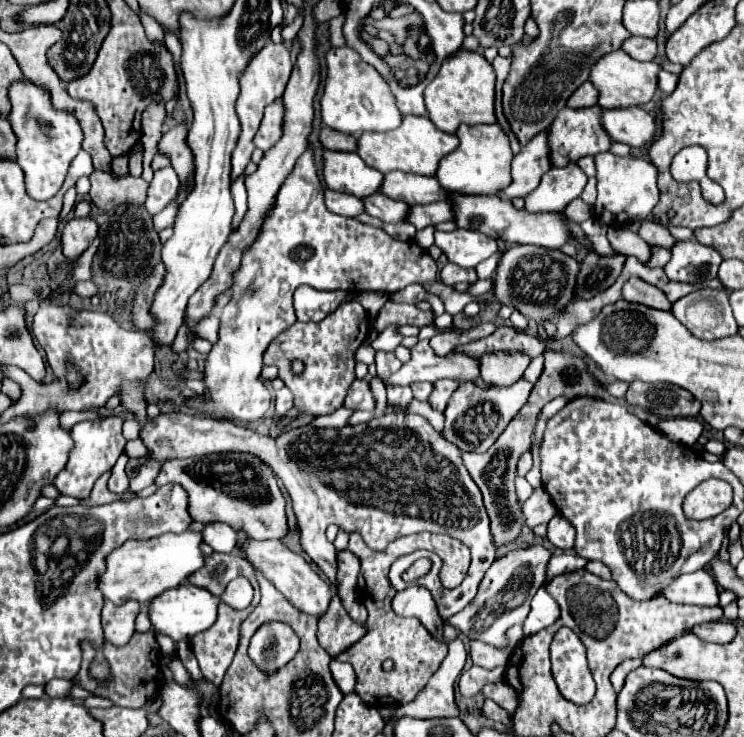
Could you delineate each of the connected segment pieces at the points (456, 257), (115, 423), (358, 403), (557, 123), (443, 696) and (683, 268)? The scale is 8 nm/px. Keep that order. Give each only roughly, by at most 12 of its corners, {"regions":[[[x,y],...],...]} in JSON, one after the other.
{"regions":[[[466,229],[436,231],[448,261],[476,267],[498,249],[494,237]],[[122,419],[72,427],[74,451],[54,479],[62,495],[86,499],[126,439]],[[354,381],[344,407],[374,409],[366,381]],[[598,105],[564,107],[548,127],[552,167],[610,149]],[[460,639],[414,701],[396,707],[402,715],[456,717],[454,683],[468,651]],[[678,241],[664,271],[672,281],[714,279],[722,255]]]}

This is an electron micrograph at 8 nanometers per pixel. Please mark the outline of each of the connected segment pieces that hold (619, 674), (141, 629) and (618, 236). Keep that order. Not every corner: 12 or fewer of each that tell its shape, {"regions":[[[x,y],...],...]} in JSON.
{"regions":[[[626,659],[612,671],[610,681],[616,693],[626,675],[640,667],[640,659]],[[143,604],[135,621],[135,630],[145,633],[150,629],[148,604]],[[626,225],[610,227],[608,241],[618,253],[642,263],[652,247]]]}

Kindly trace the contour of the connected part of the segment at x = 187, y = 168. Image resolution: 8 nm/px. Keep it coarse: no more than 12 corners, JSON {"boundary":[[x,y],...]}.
{"boundary":[[186,127],[170,129],[158,141],[158,153],[170,159],[180,181],[194,169],[186,145]]}

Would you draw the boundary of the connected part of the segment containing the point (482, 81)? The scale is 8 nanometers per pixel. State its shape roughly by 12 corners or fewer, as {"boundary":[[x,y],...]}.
{"boundary":[[458,49],[424,91],[444,133],[496,123],[494,69]]}

